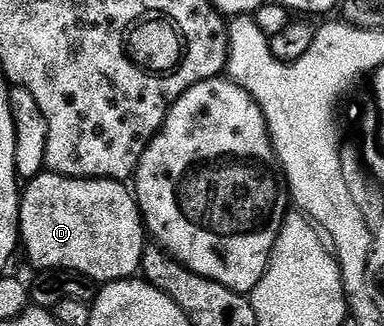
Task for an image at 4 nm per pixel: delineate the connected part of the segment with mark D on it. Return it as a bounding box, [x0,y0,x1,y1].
[19,172,145,284]

